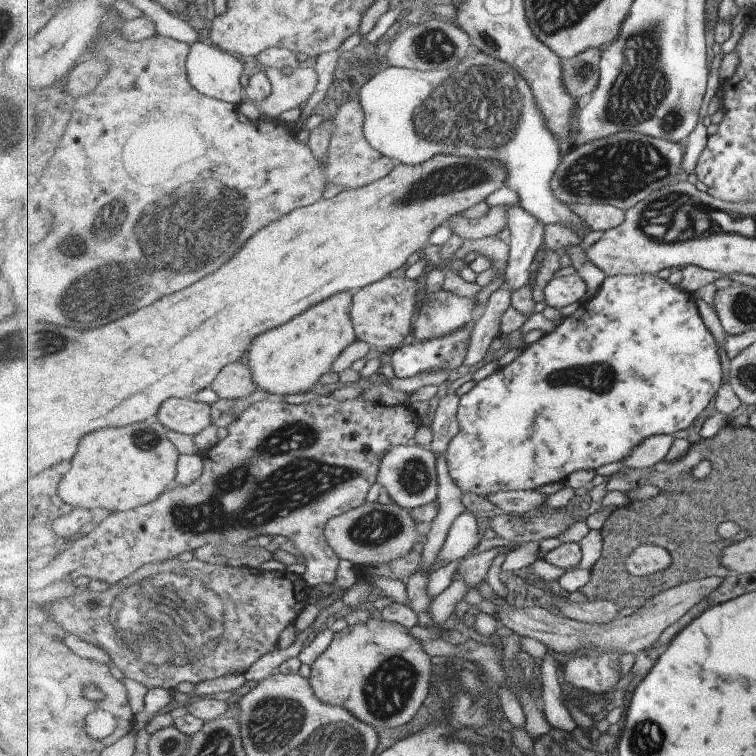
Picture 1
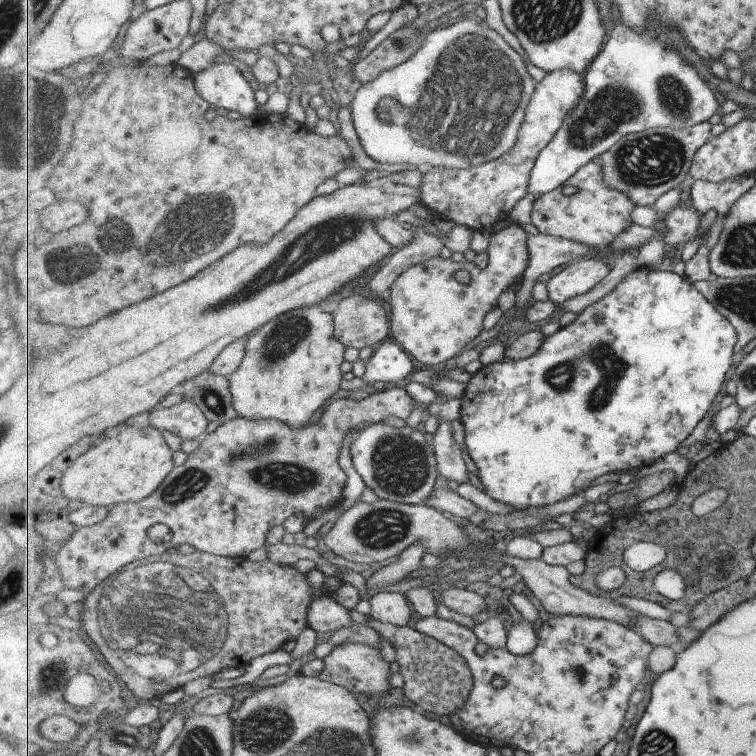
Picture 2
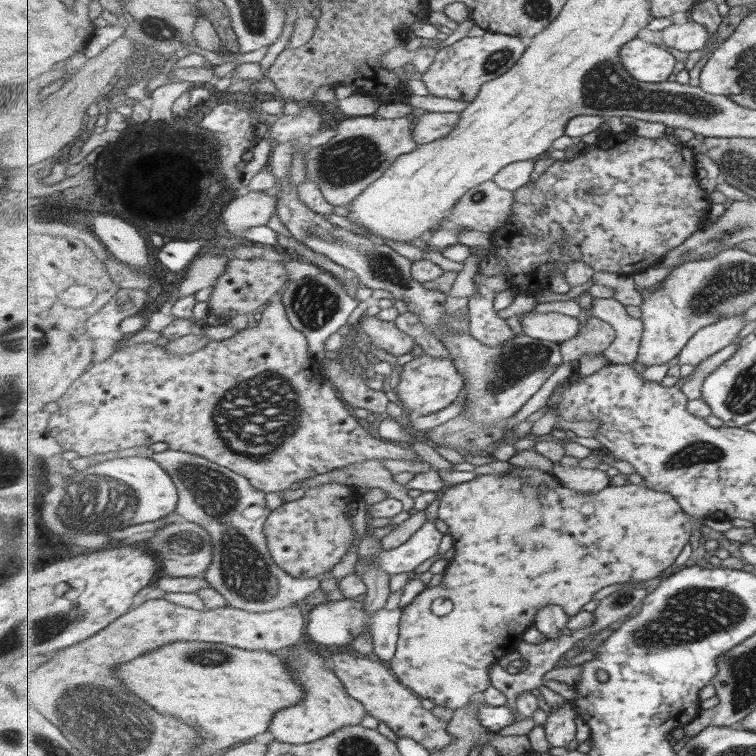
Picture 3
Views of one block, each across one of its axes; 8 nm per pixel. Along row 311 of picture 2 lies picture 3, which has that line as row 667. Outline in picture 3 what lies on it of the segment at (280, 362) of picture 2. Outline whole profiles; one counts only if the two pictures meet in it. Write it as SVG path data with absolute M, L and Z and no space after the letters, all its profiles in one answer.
M305 644L287 646L277 651L277 654L287 661L295 673L295 679L305 687L305 700L297 706L283 708L273 716L269 732L274 739L289 744L308 744L331 736L345 726L357 726L363 722L368 714L365 705L348 693L344 682L334 670L327 669L327 666L325 668L325 660L319 654L311 652Z

